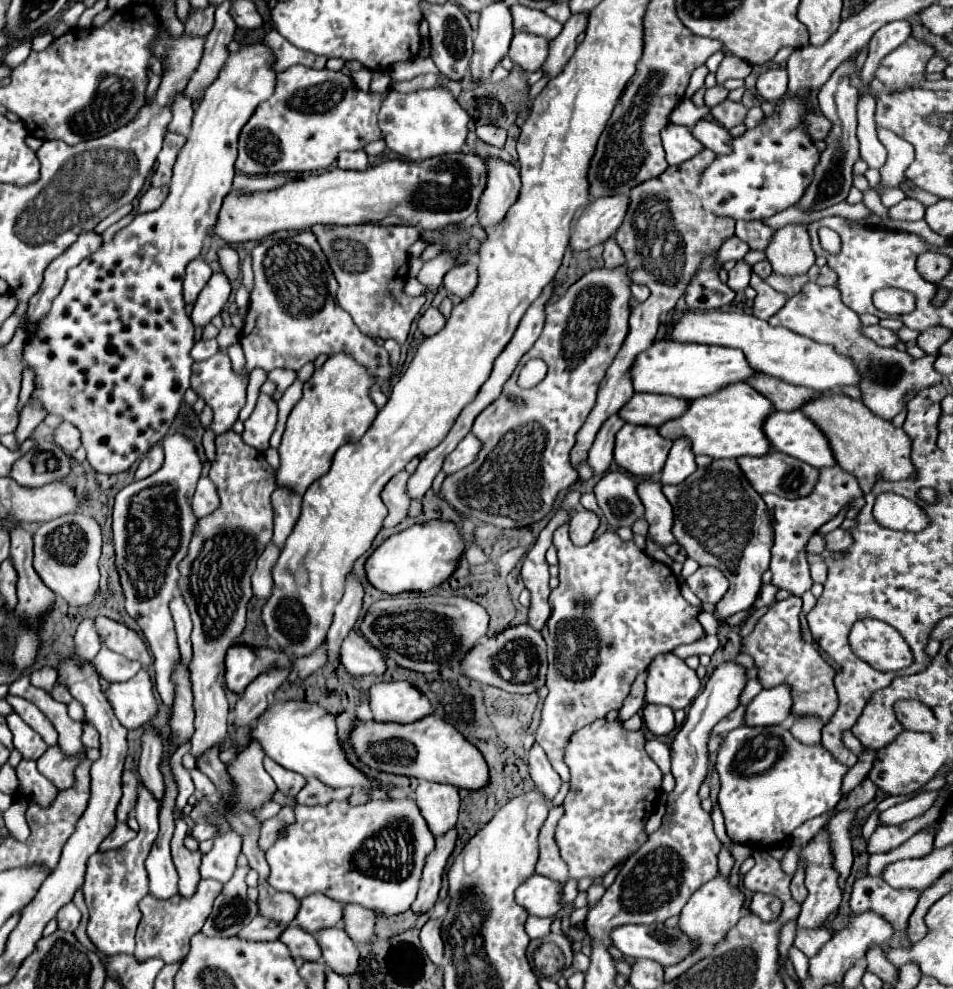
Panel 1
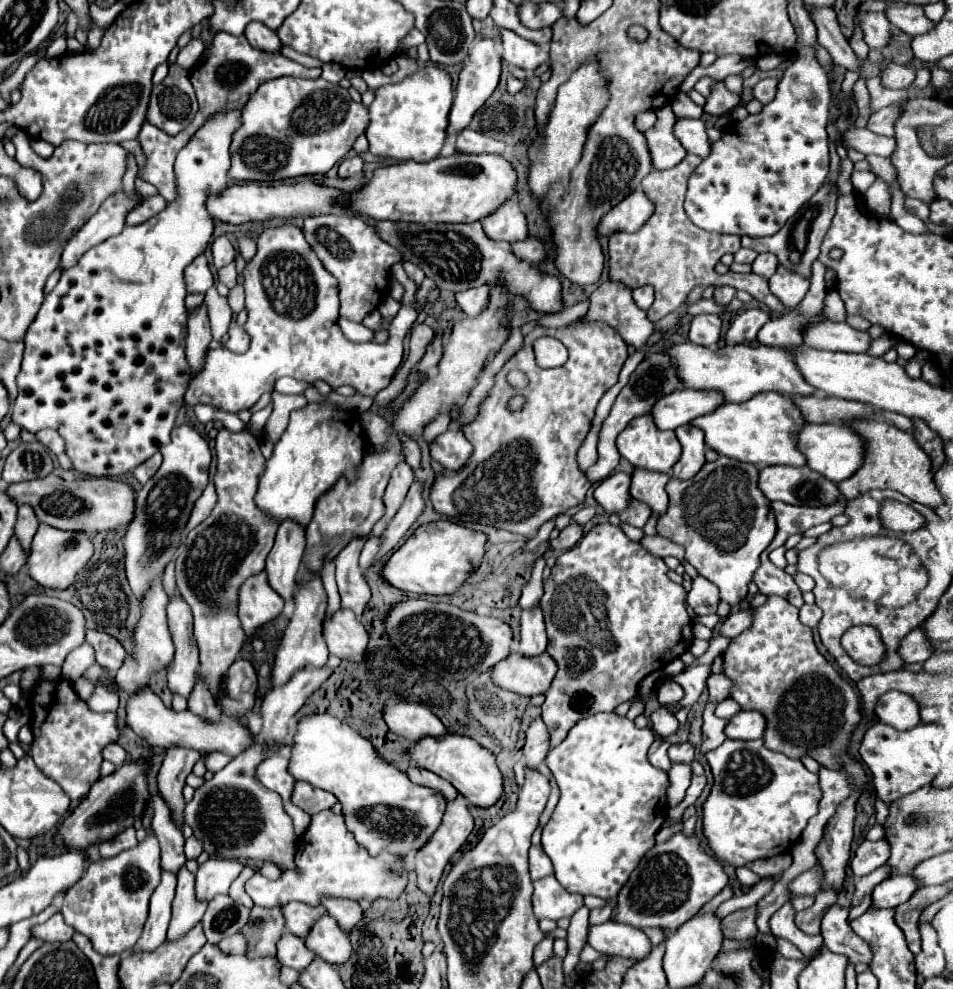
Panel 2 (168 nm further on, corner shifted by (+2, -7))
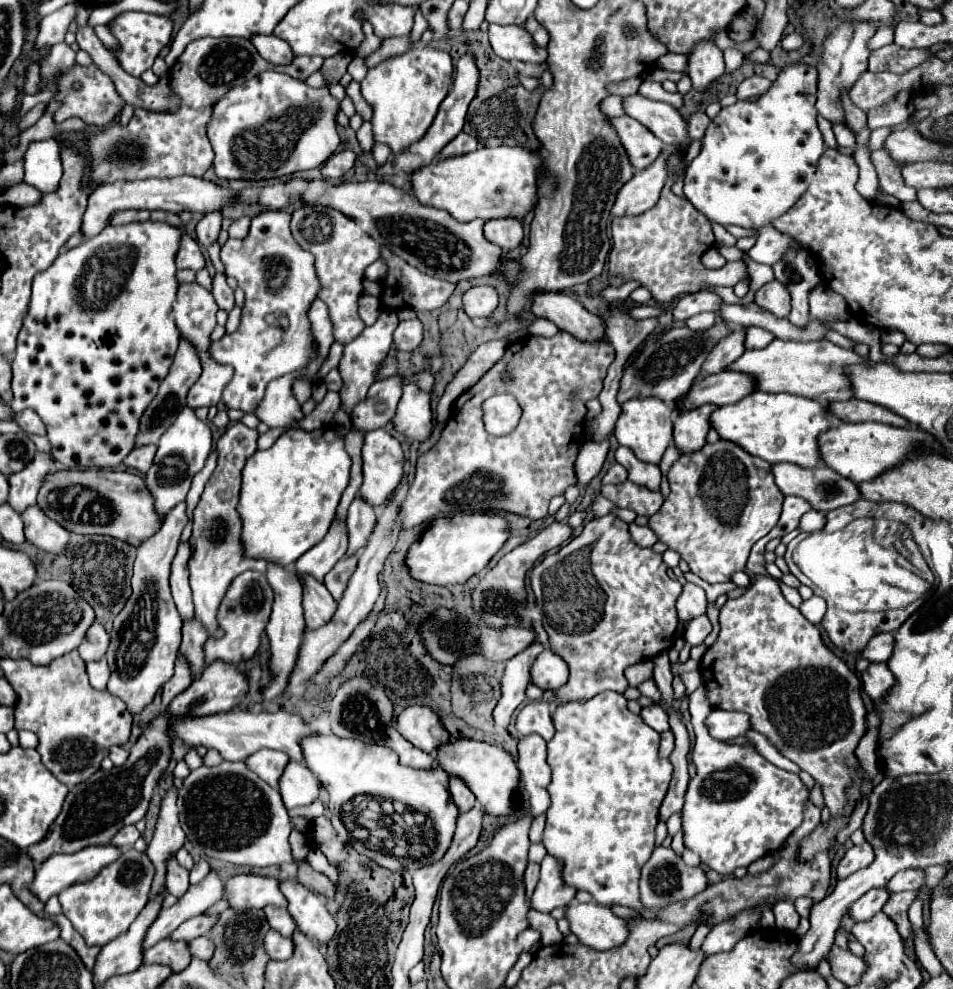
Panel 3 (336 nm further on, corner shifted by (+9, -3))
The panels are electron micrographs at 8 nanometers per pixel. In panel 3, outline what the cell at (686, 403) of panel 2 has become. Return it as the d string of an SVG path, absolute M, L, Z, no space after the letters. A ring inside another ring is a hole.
M724 371L724 373L710 375L698 381L698 385L694 385L690 393L686 393L686 399L682 401L686 405L682 407L690 411L704 403L728 405L728 403L736 403L744 399L750 393L754 393L754 389L750 389L750 377L746 377L746 373L726 373Z

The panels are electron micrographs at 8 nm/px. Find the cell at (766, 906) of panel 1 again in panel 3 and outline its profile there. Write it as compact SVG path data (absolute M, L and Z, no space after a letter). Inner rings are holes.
M778 901L772 911L774 911L774 915L776 915L776 927L778 927L778 929L796 931L798 921L800 921L800 915L798 915L798 911L794 909L794 903L792 903L792 901Z

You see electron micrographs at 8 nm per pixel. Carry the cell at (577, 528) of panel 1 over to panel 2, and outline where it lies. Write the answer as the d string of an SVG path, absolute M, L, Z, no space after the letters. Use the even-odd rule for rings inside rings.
M571 521L571 523L559 533L559 537L551 543L551 547L553 547L553 549L561 549L561 551L569 551L571 547L575 547L575 545L581 541L583 535L585 535L585 529L583 529L579 523Z

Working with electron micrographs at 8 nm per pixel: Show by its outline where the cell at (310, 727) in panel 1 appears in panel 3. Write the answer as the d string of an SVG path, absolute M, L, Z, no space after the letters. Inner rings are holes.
M318 733L314 737L306 737L302 741L304 749L304 763L310 767L314 777L322 783L322 787L328 791L328 815L332 817L334 829L338 831L340 839L350 845L354 851L370 857L378 865L398 871L404 865L400 861L394 861L394 857L386 857L384 853L374 853L372 849L366 849L360 841L354 841L350 833L346 831L342 823L342 805L354 799L356 795L372 795L372 797L386 797L386 799L396 799L402 801L406 807L426 813L434 825L436 825L436 849L434 849L434 861L438 861L446 849L450 847L450 841L454 837L456 829L456 819L458 819L458 807L450 799L448 783L446 783L446 771L440 767L430 767L430 769L410 769L398 763L398 755L392 749L386 749L382 745L368 743L364 745L362 741L354 739L340 739L334 733Z

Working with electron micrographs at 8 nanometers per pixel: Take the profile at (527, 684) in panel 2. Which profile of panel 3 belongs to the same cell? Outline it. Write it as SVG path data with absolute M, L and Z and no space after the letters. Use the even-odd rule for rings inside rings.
M544 649L532 665L532 683L540 689L556 691L568 681L568 665L554 651Z

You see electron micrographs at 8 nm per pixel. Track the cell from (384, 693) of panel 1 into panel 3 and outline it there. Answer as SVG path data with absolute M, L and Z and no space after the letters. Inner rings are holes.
M412 705L396 719L396 729L418 749L426 753L438 751L450 741L450 733L440 723L438 715L430 707Z

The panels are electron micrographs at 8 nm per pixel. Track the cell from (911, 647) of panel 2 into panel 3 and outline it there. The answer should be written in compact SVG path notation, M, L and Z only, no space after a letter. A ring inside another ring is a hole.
M880 633L874 639L870 639L870 643L860 655L868 661L888 661L892 655L892 649L894 649L892 633Z

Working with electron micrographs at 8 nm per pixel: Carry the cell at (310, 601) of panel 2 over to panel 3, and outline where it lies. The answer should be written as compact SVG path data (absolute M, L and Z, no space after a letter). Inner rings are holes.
M334 519L324 541L314 545L296 561L296 573L310 573L316 579L324 579L324 575L344 557L346 545L346 521Z

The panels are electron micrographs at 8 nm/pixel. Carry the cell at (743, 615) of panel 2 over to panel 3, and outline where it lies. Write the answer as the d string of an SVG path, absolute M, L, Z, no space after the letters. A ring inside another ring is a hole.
M702 615L702 617L696 617L694 621L690 621L690 623L686 625L682 637L684 637L684 641L690 643L690 645L702 645L710 631L712 631L712 623L710 623L710 619L708 619L706 615Z

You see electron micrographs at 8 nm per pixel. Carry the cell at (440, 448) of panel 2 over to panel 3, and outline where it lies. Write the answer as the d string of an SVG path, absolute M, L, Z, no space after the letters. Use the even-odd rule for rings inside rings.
M410 383L402 389L400 403L396 407L396 415L392 417L394 431L412 439L426 441L432 433L434 421L430 411L430 393L422 391L418 385Z

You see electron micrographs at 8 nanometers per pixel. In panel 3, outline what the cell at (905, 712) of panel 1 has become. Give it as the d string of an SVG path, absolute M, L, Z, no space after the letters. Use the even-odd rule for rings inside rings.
M870 663L870 667L862 673L864 691L872 697L872 701L878 701L890 689L890 685L894 685L894 681L896 679L886 663Z

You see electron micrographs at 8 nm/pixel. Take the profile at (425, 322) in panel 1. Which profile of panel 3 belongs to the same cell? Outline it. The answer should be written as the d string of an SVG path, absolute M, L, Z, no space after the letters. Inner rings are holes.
M418 319L402 321L394 331L394 345L398 351L412 351L422 341L422 323Z

